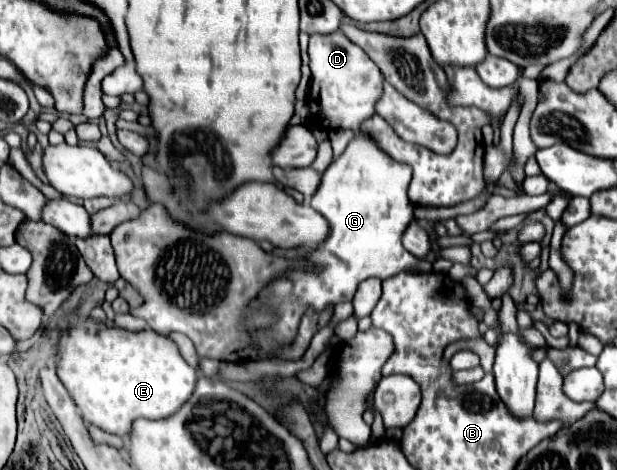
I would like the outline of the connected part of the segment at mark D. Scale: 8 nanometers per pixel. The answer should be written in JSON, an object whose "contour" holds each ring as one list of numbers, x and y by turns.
{"contour":[[335,31,331,35,311,35,309,59,313,73,309,89,311,115,325,129,351,129,357,133,361,121,367,121,375,115,375,103,377,97,381,97,383,85,381,71,341,31]]}

